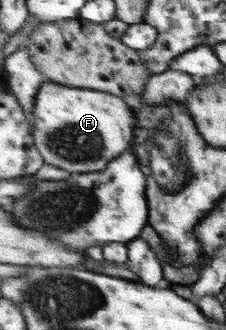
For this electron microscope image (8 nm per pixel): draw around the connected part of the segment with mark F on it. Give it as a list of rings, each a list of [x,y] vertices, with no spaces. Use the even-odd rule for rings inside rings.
[[[46,81],[38,91],[35,106],[33,106],[33,115],[36,120],[36,127],[33,127],[34,140],[46,163],[66,170],[70,174],[105,170],[111,159],[119,157],[135,141],[135,126],[133,125],[136,119],[133,102],[122,96],[113,95],[111,92],[93,88],[69,87]]]

